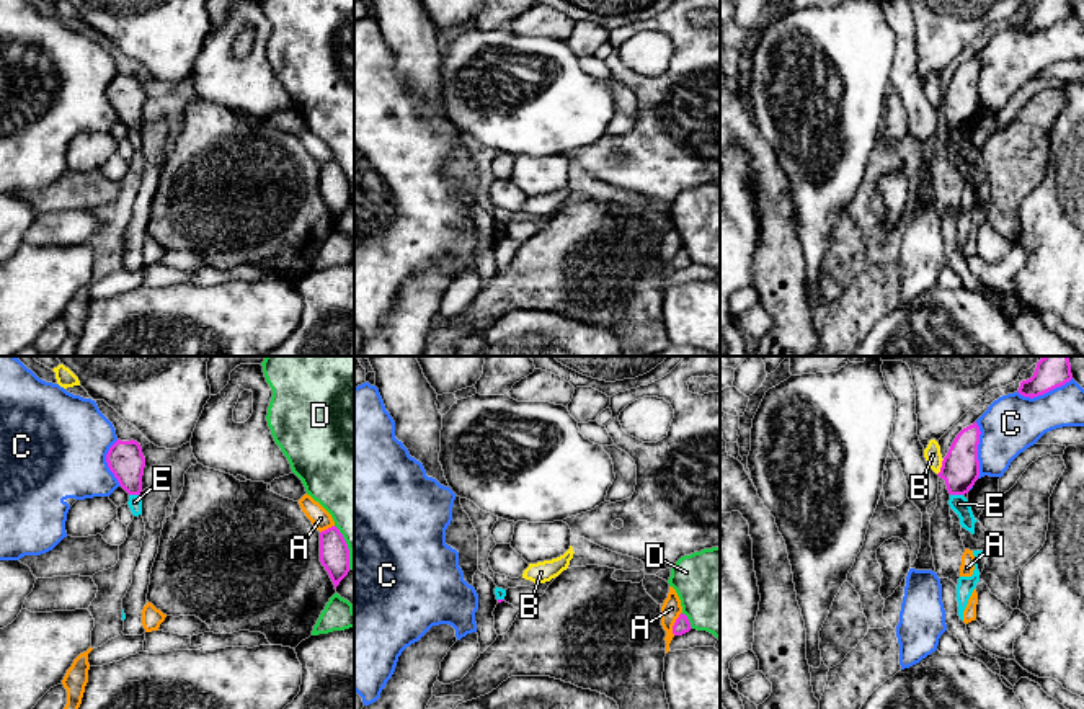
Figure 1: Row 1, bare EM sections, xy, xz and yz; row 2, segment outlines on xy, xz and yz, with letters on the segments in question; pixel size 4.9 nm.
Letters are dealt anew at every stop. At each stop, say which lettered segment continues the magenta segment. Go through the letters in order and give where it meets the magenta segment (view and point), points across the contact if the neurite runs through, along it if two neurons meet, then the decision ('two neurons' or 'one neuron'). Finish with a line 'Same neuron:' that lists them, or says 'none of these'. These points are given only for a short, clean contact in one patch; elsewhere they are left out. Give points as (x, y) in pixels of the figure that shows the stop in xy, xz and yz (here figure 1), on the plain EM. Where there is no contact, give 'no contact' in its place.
A: xz (675, 257) | two neurons
B: yz (941, 102) | along yz (944, 93), (937, 108) | two neurons
C: yz (977, 84) | two neurons
D: xz (688, 254) | two neurons
E: yz (957, 128) | along yz (950, 128), (962, 129) | two neurons
Same neuron: none of these

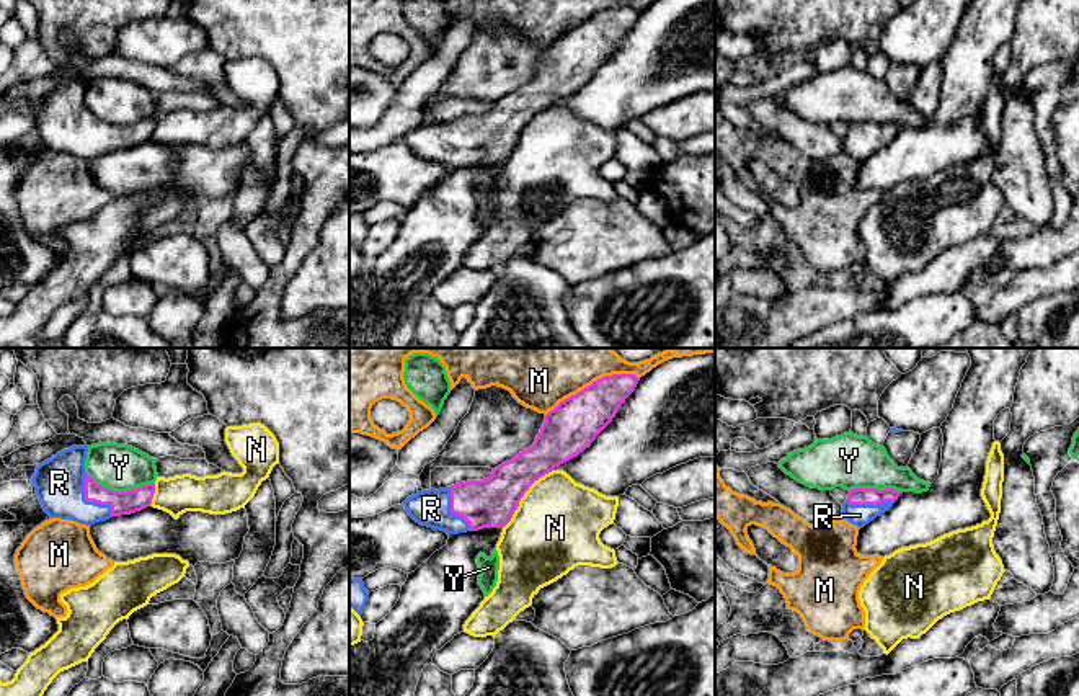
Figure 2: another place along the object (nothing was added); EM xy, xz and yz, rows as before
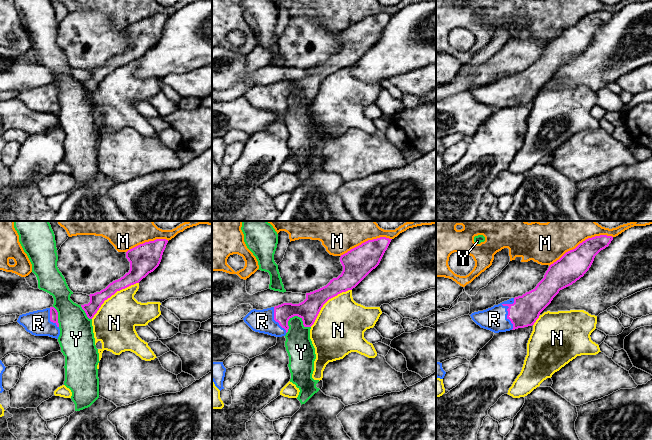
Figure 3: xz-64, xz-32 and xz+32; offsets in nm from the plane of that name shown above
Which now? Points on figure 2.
M: xz (593, 17) | two neurons
N: xz (523, 129) | two neurons
R: xy (90, 134) | across xy (134, 134), (90, 134), (71, 128), (59, 116) | one neuron
Y: xy (121, 126) | along xy (87, 107), (98, 118), (115, 124), (133, 124), (154, 118) | two neurons
Same neuron: R

